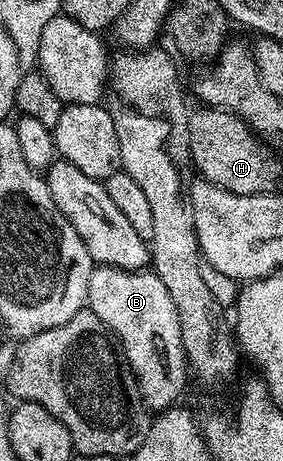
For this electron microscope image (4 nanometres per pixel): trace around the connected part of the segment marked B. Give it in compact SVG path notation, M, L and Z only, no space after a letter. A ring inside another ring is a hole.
M96 265L88 284L87 308L120 342L120 350L136 376L145 405L152 411L171 409L177 404L184 384L190 381L188 358L182 347L182 327L170 291L154 271L115 269L113 265Z

